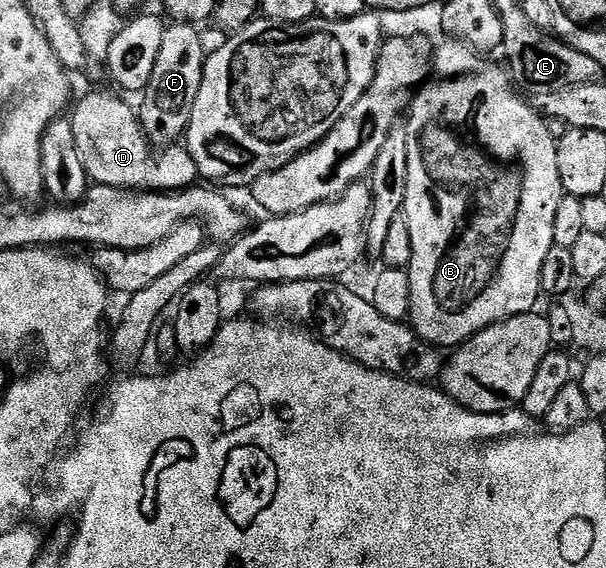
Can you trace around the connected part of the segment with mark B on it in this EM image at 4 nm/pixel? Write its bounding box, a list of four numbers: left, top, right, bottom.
[402,39,564,351]

